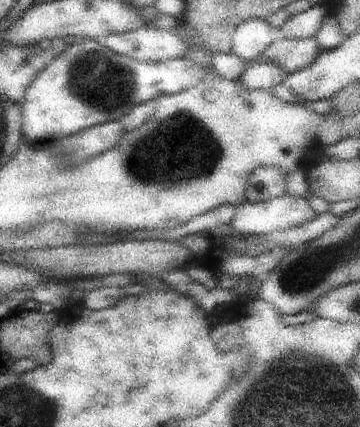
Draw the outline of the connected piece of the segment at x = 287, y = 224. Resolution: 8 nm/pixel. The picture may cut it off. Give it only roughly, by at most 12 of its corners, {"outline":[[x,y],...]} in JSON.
{"outline":[[308,197],[245,201],[232,228],[290,230],[318,218]]}

